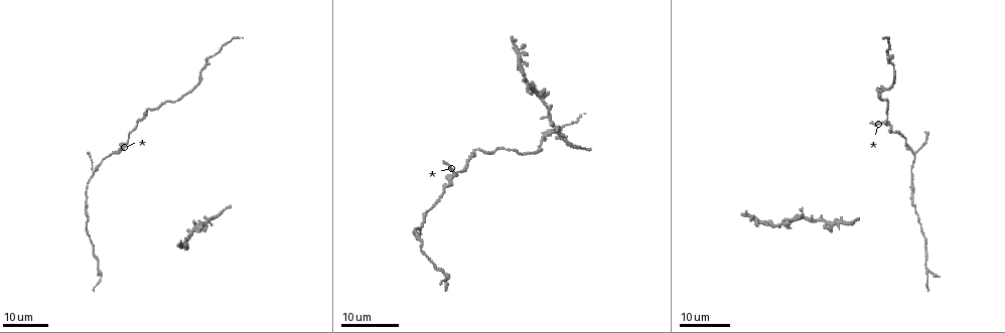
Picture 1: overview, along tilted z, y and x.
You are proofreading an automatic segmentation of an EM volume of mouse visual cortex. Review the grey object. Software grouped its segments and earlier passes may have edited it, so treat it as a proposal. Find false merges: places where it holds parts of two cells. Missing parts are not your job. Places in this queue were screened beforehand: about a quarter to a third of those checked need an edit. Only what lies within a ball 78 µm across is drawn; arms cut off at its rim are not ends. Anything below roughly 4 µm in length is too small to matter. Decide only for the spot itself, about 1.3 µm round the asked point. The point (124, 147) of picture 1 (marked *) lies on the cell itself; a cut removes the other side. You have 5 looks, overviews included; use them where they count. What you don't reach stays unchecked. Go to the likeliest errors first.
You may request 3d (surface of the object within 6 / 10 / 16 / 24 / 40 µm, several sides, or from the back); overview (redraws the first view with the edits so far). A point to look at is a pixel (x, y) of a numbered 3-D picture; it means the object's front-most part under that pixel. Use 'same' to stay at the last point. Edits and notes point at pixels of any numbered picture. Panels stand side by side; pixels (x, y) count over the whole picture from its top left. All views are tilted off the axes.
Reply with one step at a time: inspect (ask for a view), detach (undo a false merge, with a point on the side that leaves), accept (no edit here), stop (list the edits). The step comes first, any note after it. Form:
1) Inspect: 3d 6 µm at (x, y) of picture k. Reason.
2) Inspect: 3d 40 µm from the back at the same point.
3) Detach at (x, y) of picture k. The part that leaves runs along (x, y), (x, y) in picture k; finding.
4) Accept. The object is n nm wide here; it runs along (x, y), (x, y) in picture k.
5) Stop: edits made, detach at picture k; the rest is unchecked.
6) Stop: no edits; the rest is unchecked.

Inspect: 3d 24 µm at (207, 61) of picture 1. Three-way junction.

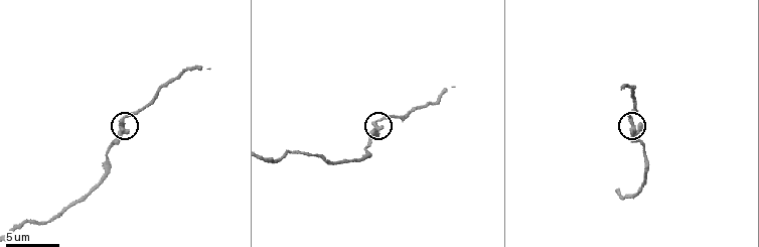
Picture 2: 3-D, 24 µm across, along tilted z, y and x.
Inspect: 3d 6 µm at (123, 122) of picture 2. Closer look.

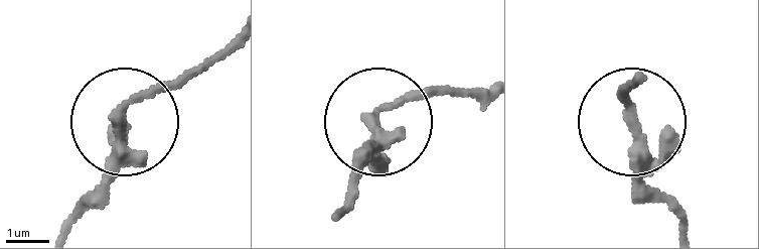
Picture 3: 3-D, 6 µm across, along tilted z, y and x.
Accept. 3 arms meet here; continuous, no second cell.

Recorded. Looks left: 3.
Inspect: 3d 24 µm at (424, 224) of picture 1. Side arm on a straight run.

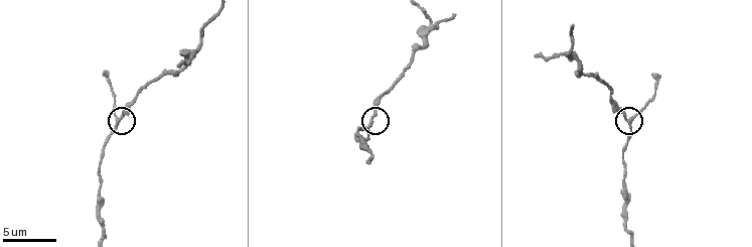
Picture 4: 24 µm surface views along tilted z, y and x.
Inspect: 3d 6 µm at (629, 123) of picture 4.

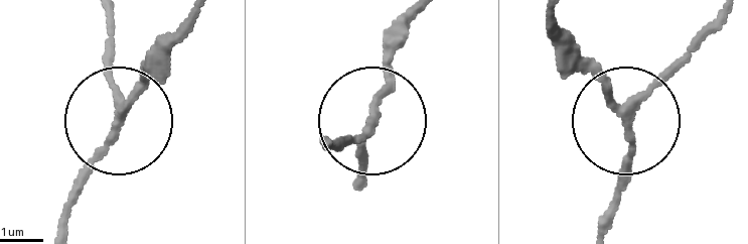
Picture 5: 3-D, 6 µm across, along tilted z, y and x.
Accept. 3 arms meet here; it runs along (553, 12), (574, 66), (621, 108), (641, 105), (713, 32) in picture 5; continuous, no second cell.

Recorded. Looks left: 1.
Inspect: 3d 16 µm at (567, 54) of picture 4. Arms part here.

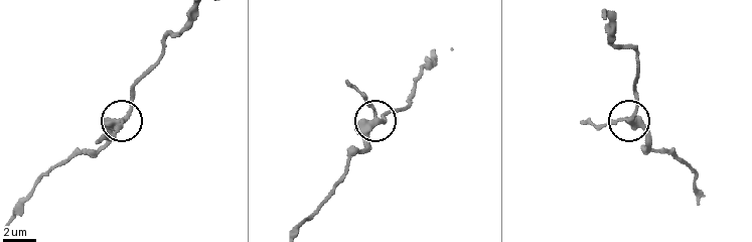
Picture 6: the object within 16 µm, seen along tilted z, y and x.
Accept. 3 arms meet here; it runs along (118, 131), (129, 108), (134, 82) in picture 6; all the same cell.

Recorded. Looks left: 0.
Stop: no edits; the rest is unchecked.

